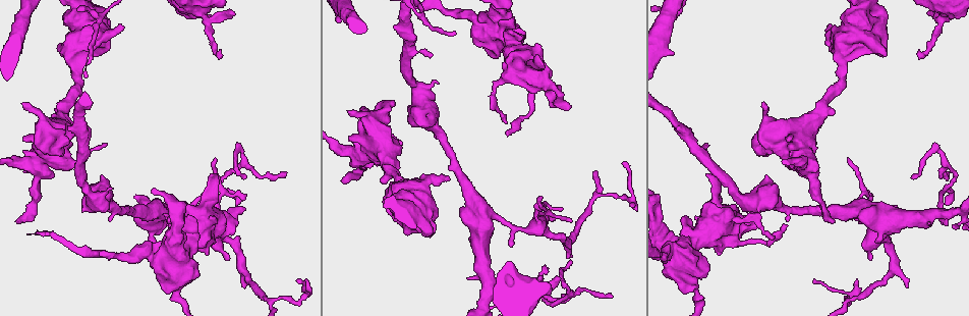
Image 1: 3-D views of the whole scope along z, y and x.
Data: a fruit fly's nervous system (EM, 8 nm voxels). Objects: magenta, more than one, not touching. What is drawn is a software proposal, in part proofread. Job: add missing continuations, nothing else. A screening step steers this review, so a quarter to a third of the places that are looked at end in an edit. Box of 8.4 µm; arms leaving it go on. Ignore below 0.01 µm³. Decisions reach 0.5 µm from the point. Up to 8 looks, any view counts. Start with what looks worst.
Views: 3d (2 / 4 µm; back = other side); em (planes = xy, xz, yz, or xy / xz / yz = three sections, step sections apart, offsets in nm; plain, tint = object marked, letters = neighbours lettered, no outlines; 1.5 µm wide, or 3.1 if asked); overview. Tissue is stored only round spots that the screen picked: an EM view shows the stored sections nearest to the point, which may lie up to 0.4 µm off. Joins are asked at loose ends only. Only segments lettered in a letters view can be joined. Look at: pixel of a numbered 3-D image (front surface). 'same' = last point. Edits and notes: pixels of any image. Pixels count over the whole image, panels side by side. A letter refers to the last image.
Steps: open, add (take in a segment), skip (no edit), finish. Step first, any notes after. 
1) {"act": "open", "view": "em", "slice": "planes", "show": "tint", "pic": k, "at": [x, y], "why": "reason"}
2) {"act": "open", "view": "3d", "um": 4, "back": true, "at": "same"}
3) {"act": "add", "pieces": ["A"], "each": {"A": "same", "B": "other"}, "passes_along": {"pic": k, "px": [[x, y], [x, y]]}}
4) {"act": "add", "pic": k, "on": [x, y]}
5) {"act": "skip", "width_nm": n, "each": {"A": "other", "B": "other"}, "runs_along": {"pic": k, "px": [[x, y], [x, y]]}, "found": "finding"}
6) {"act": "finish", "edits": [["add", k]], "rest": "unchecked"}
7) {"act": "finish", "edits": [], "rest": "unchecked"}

{"act": "open", "view": "3d", "um": 4, "pic": 1, "at": [229, 258]}

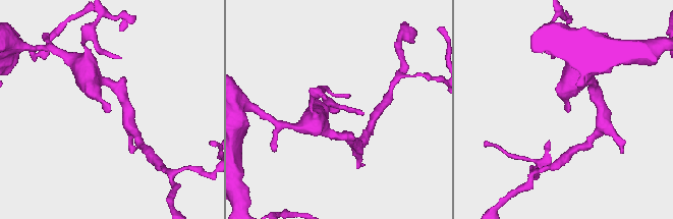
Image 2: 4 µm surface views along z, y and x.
{"act": "open", "view": "em", "slice": "planes", "show": "letters", "pic": 2, "at": [109, 111], "why": "shape alone is not enough"}

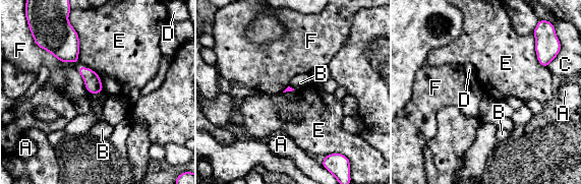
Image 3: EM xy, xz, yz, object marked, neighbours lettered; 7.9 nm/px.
{"act": "skip", "each": {"A": "other", "B": "other", "C": "other", "D": "other", "E": "other", "F": "other"}, "border": {"pic": 3, "px": [[103, 88], [98, 93]]}, "found": "no lettered segment goes on from it"}

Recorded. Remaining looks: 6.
{"act": "open", "view": "em", "slice": "planes", "show": "letters", "pic": 1, "at": [243, 207], "why": "free end"}

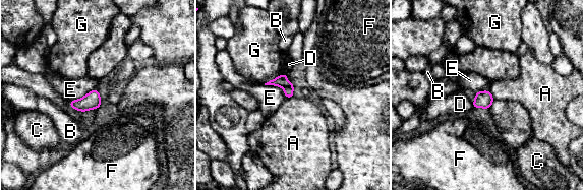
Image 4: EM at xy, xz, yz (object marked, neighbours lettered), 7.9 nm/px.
{"act": "skip", "each": {"A": "other", "B": "other", "C": "other", "D": "other", "E": "other", "F": "other", "G": "other"}, "found": "no lettered segment goes on from it"}

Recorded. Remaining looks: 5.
{"act": "open", "view": "3d", "um": 4, "pic": 1, "at": [512, 31], "why": "branch stops here"}

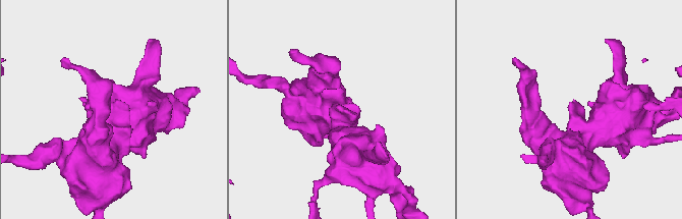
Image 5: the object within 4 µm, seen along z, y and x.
{"act": "open", "view": "em", "slice": "planes", "show": "tint", "pic": 5, "at": [338, 105], "why": "now the EM"}

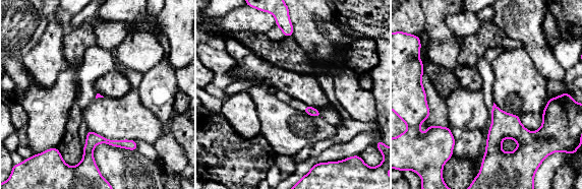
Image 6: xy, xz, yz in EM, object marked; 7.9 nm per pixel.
{"act": "open", "view": "em", "slice": "planes", "show": "letters", "at": "same"}

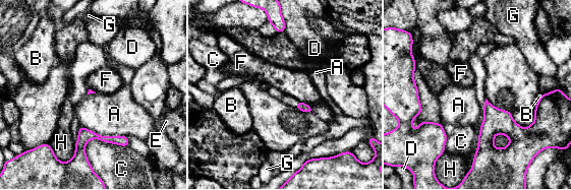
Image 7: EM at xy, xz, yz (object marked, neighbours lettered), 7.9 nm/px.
{"act": "skip", "each": {"A": "other", "B": "other", "C": "other", "D": "other", "E": "other", "F": "other", "G": "other", "H": "other"}, "border": {"pic": 7, "px": [[79, 125], [103, 135], [126, 136]]}, "found": "no lettered segment goes on from it"}

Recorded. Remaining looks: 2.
{"act": "finish", "edits": [], "rest": "unchecked"}

